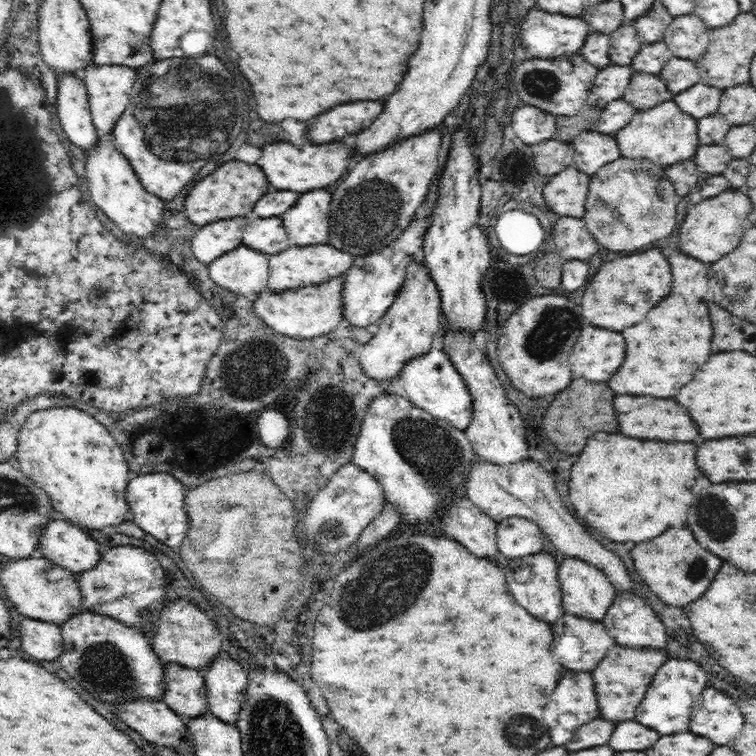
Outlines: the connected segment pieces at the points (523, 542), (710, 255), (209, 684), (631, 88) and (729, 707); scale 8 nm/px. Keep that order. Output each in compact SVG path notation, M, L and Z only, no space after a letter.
M512 516L497 522L497 547L509 559L542 552L542 542L546 539L537 522Z
M739 189L724 191L722 194L705 198L688 210L686 220L680 228L677 246L680 246L680 250L685 254L702 262L707 264L716 262L740 244L744 234L744 224L753 208L749 196Z
M226 651L217 655L203 673L209 711L226 723L235 724L244 704L249 673Z
M632 69L632 76L623 99L635 109L645 111L667 100L673 100L673 96L659 75L636 72Z
M706 687L692 708L690 730L710 738L714 744L728 745L742 732L744 716L736 702L716 688Z

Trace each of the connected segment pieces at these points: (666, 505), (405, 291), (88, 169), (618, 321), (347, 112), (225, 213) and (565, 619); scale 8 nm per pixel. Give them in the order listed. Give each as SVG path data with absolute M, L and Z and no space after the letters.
M598 432L594 434L588 442L586 442L586 448L580 452L580 458L578 462L574 464L572 468L572 480L570 480L570 502L574 504L574 510L580 518L586 520L588 526L594 526L596 530L600 530L606 538L610 540L616 540L616 542L626 542L626 540L632 540L632 542L644 542L644 540L650 540L650 538L656 538L660 536L662 532L666 532L668 528L672 526L684 526L686 524L686 516L688 516L688 508L692 506L692 500L694 500L694 494L692 494L692 488L694 486L702 486L706 484L708 480L702 476L698 464L696 464L696 444L684 444L684 442L658 442L658 440L636 440L636 438L628 438L624 434L604 434L604 432Z
M412 261L406 270L404 284L396 294L392 306L378 321L379 329L361 352L362 371L376 381L390 382L399 376L404 364L416 356L426 354L431 349L433 340L441 333L441 296L428 267L424 262L418 265Z
M106 134L88 152L86 152L86 166L84 166L86 182L91 192L92 202L104 211L116 226L137 238L146 238L156 232L162 222L164 202L159 196L150 194L140 182L133 166L122 156L113 145L112 134Z
M658 248L642 254L622 256L612 262L606 262L592 278L582 298L582 314L594 326L622 332L626 326L644 320L648 310L652 310L664 296L670 294L670 286L672 286L670 264Z
M376 100L340 104L316 118L310 130L310 140L312 142L340 140L348 134L366 130L376 120L376 116L380 116L380 112L382 104Z
M230 160L200 180L184 201L184 213L190 222L200 225L226 220L236 216L246 216L252 212L254 204L268 192L268 178L256 164L244 164L238 160Z
M566 612L554 623L553 630L552 654L554 658L558 658L564 670L592 672L615 643L603 621L578 617Z

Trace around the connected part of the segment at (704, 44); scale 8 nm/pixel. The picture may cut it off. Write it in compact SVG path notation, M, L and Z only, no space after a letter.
M683 14L672 19L664 34L664 42L673 56L696 60L708 48L709 28L696 14Z

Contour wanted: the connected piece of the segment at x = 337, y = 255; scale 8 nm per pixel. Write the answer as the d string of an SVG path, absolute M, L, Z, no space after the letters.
M290 244L278 254L269 255L268 286L274 292L296 290L310 285L319 285L323 282L344 275L352 266L355 258L348 252L342 252L330 244L312 244L296 246Z

